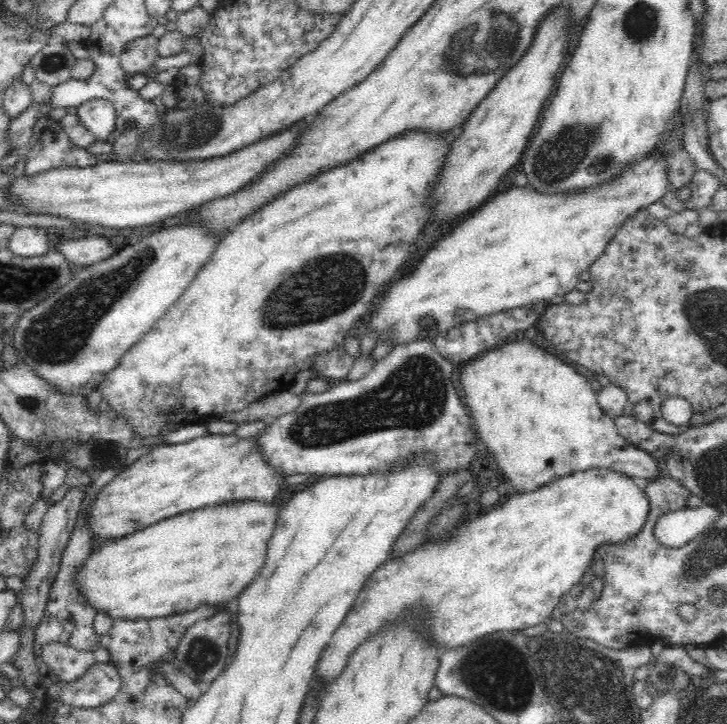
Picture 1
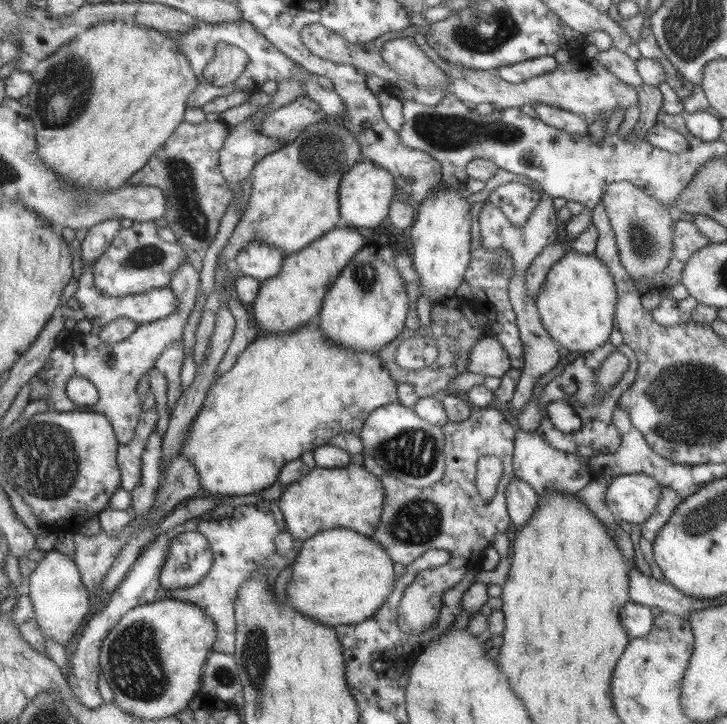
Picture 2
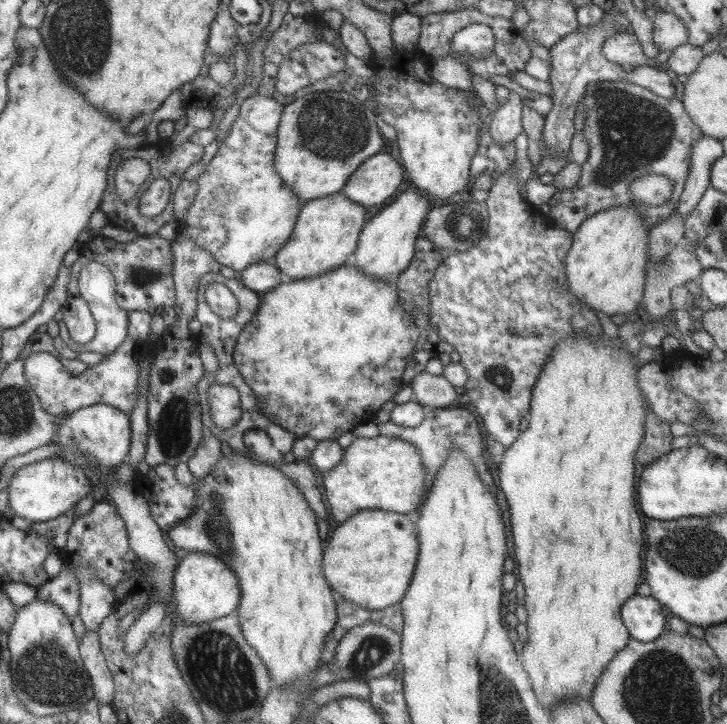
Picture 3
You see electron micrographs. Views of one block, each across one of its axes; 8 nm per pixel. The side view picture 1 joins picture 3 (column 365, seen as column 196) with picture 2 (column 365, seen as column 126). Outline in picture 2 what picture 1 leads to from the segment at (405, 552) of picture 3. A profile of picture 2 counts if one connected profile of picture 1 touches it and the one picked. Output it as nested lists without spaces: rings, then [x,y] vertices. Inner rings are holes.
[[[352,528],[324,530],[306,538],[302,541],[302,547],[294,561],[290,578],[286,584],[288,604],[296,611],[330,627],[357,624],[374,616],[374,612],[385,602],[393,590],[396,578],[393,573],[393,561],[387,551],[370,536],[359,534]]]

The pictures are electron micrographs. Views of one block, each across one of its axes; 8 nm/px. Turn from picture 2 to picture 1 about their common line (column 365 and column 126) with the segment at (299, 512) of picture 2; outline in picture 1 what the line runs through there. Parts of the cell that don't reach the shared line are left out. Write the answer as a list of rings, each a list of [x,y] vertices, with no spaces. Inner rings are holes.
[[[208,433],[184,444],[158,445],[140,456],[130,468],[120,472],[98,492],[90,508],[88,527],[92,535],[118,539],[186,511],[246,499],[269,503],[280,494],[280,490],[284,490],[285,477],[266,461],[259,438],[256,437],[239,438],[234,433]]]

